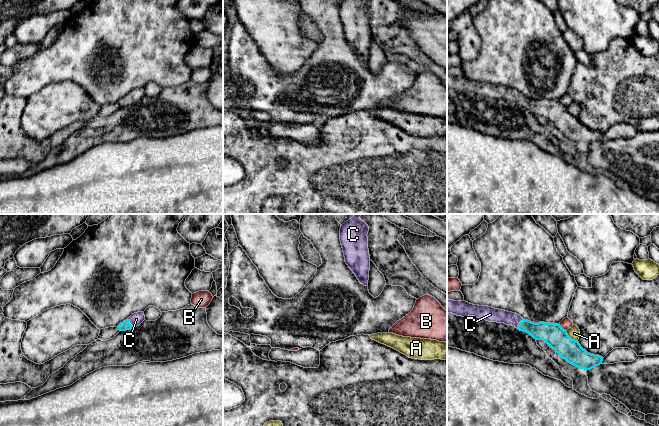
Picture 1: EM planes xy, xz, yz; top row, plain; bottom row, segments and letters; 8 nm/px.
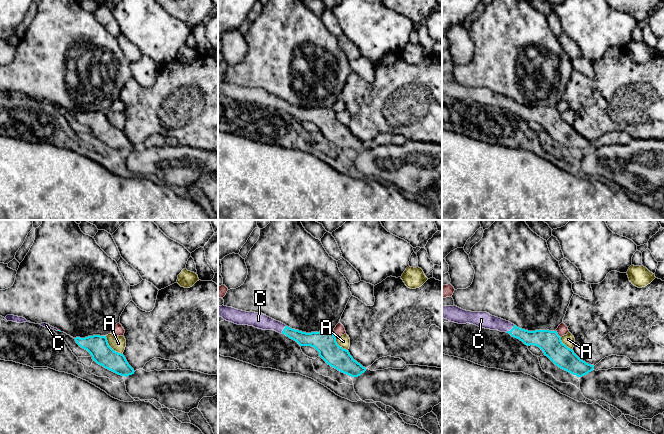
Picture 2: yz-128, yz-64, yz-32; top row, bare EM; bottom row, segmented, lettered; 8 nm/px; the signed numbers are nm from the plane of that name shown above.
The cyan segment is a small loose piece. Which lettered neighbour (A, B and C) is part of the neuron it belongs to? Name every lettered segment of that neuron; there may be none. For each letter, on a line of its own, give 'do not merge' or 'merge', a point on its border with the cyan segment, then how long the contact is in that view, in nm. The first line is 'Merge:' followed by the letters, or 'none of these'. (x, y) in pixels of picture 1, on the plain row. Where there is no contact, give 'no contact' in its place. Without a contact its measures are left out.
Merge: C
A: do not merge; contact yz (570, 114); length 130 nm
B: do not merge; contact yz (561, 103); length 90 nm
C: merge; contact yz (519, 99); length 90 nm

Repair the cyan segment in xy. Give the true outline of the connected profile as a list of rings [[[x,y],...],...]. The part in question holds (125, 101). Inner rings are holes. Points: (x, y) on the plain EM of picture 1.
[[[137,88],[132,90],[128,95],[119,100],[120,107],[131,106],[139,102],[145,96],[144,88]]]

